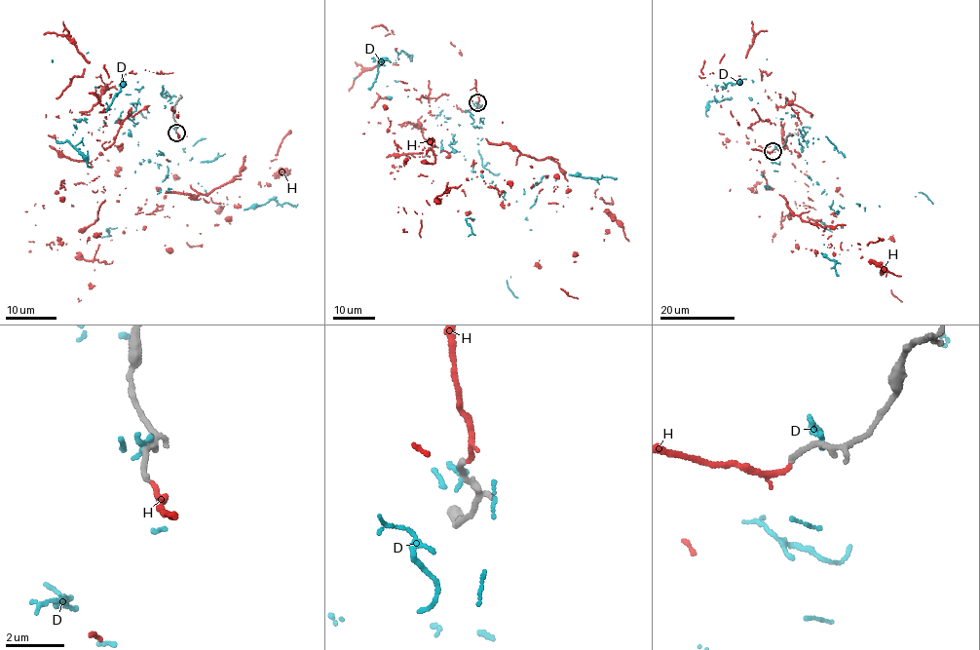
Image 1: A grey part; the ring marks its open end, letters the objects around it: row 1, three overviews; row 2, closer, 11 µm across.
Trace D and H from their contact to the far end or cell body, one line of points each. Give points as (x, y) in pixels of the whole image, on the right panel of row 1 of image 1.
D: (776, 148), (803, 130), (808, 176), (832, 201), (841, 226), (842, 208), (922, 192), (933, 204)
H: (772, 151), (766, 119), (788, 133), (808, 191), (799, 206), (784, 196), (788, 208), (846, 225), (902, 302)

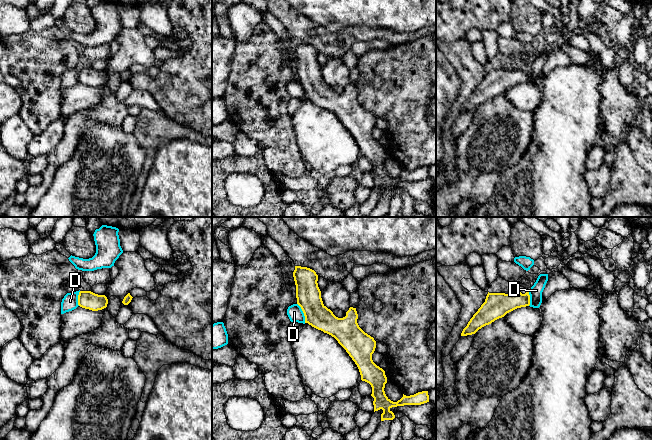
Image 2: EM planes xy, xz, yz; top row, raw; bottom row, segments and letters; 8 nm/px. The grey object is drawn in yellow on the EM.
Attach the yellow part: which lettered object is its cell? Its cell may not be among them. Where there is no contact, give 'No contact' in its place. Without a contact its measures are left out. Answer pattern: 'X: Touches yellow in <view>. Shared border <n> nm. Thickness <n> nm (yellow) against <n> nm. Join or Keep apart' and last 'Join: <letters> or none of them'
D: Touches yellow in xz. Shared border 170 nm. Thickness 200 nm (yellow) against 120 nm. Keep apart
H: No contact. Join
Join: H

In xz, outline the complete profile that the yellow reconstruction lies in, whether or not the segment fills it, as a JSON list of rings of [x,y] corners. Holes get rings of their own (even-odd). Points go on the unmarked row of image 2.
[[[295,42],[293,53],[296,61],[297,80],[304,89],[305,99],[331,111],[346,126],[357,141],[361,156],[372,163],[374,188],[383,186],[381,197],[395,194],[394,189],[390,186],[392,183],[421,181],[429,178],[428,167],[410,172],[403,170],[403,173],[397,178],[391,177],[384,167],[387,159],[385,147],[372,136],[376,117],[359,103],[356,84],[350,83],[345,93],[338,94],[323,80],[317,59],[318,51],[314,46]]]

